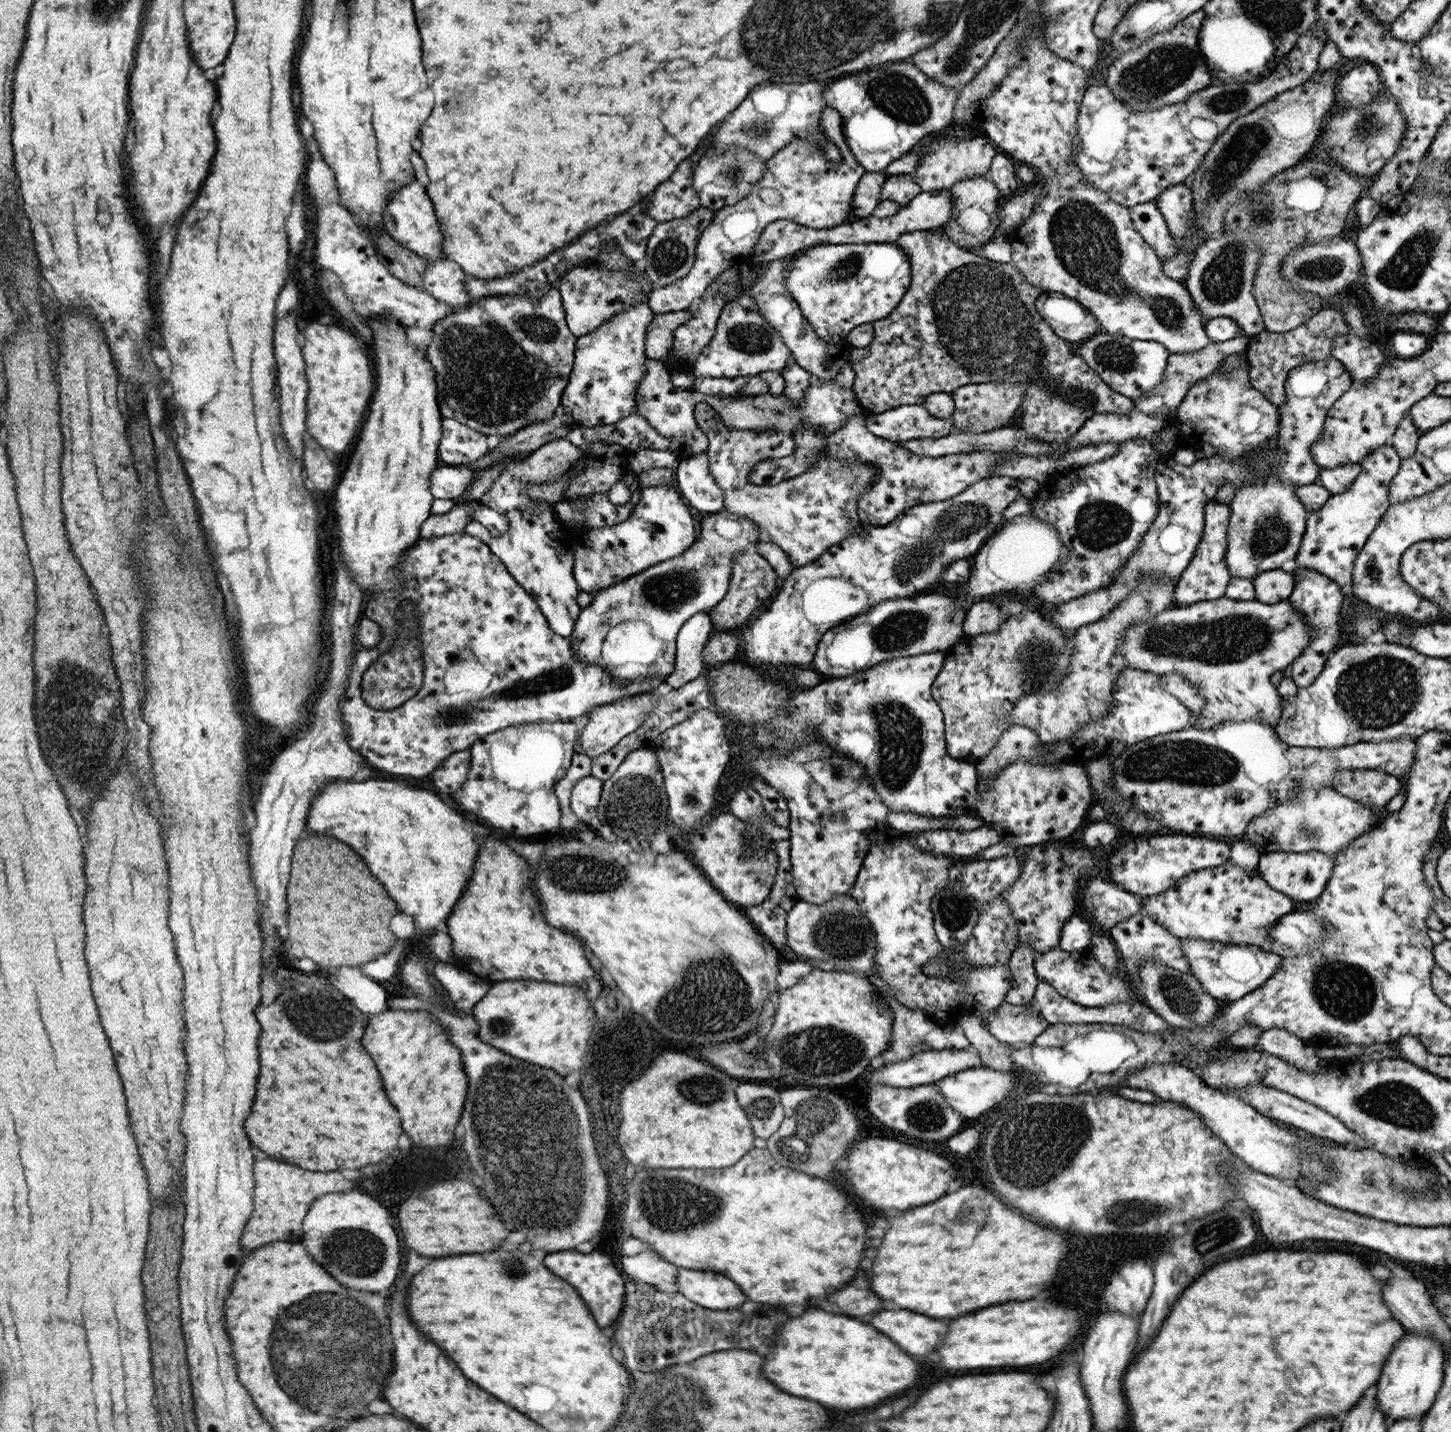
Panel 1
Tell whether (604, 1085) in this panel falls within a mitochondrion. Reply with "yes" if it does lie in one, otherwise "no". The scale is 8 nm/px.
no

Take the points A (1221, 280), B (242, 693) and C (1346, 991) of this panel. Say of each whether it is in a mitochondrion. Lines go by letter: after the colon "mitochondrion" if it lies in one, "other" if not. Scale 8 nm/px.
A: mitochondrion
B: other
C: mitochondrion

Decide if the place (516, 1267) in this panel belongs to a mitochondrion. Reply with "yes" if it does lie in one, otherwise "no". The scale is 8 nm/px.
yes

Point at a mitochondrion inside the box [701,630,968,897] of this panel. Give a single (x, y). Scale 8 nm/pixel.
(900, 732)

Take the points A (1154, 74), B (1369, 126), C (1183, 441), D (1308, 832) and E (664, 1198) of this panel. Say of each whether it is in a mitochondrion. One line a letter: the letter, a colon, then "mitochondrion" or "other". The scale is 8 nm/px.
A: mitochondrion
B: mitochondrion
C: other
D: mitochondrion
E: mitochondrion

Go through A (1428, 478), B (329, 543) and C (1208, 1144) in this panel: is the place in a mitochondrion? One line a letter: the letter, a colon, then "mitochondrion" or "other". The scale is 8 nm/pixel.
A: other
B: other
C: other

